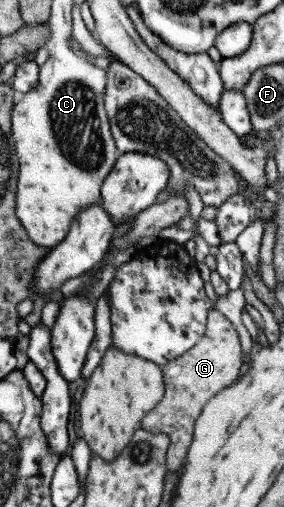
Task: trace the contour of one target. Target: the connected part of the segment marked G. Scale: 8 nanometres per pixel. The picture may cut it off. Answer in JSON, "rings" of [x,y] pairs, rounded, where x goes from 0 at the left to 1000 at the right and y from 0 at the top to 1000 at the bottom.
{"rings":[[[746,606],[729,623],[722,657],[690,680],[570,722],[577,781],[549,799],[553,807],[532,807],[504,822],[496,842],[525,846],[532,854],[585,854],[599,862],[585,890],[592,929],[630,933],[637,927],[676,876],[690,826],[736,787],[845,742],[852,702],[842,659],[820,647],[820,637],[778,613]]]}

